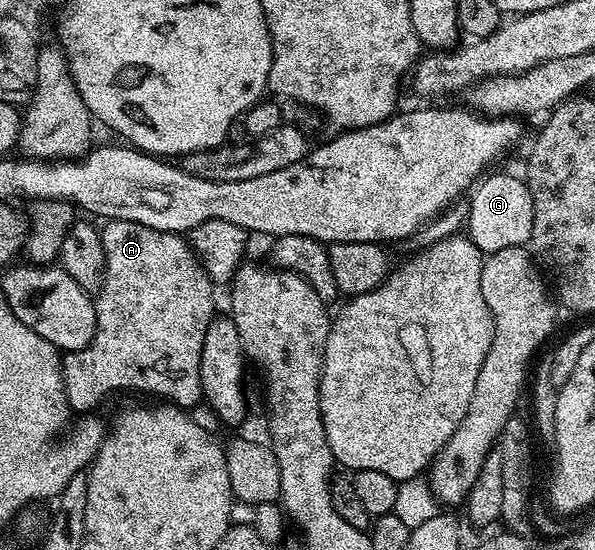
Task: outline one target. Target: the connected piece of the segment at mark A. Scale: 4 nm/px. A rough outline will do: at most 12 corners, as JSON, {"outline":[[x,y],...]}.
{"outline":[[100,227],[97,331],[61,359],[70,411],[116,390],[202,401],[215,317],[190,243]]}

